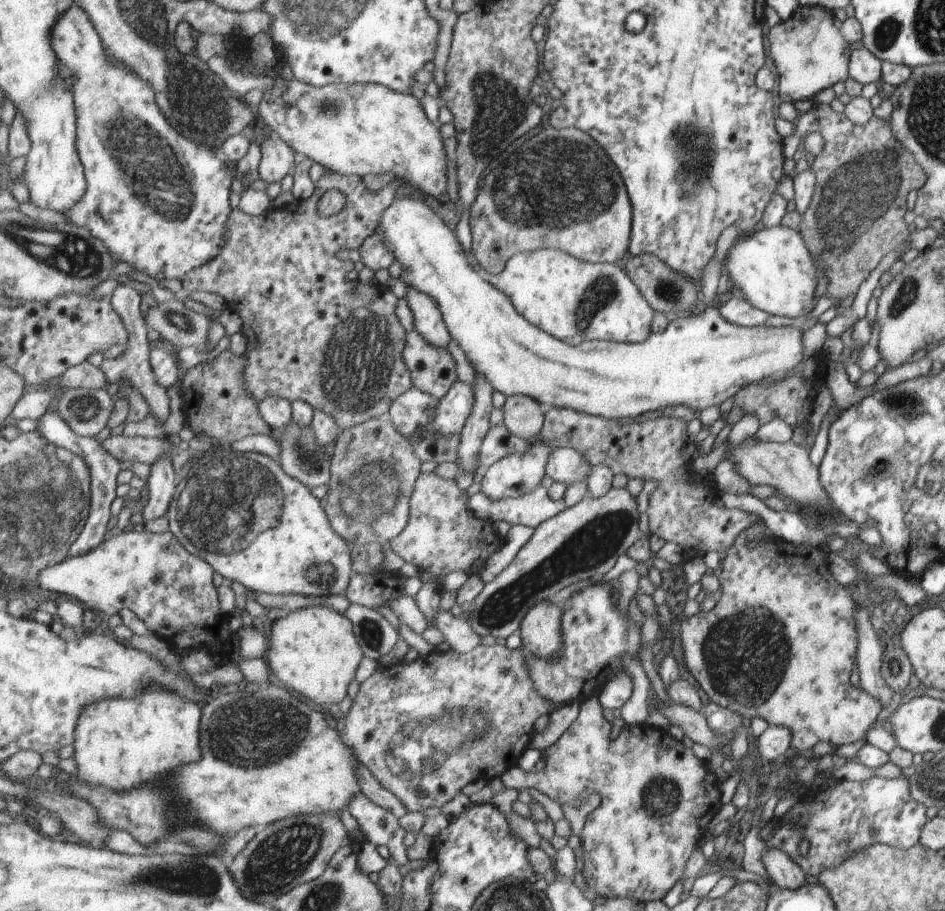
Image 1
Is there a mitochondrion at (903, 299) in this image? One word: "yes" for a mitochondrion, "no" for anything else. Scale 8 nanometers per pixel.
yes

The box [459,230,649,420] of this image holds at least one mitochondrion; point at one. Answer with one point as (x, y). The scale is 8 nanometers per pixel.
(603, 289)

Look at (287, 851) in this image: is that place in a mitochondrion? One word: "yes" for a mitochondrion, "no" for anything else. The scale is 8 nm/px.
yes

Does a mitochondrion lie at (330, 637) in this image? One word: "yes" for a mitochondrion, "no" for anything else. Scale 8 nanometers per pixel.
no

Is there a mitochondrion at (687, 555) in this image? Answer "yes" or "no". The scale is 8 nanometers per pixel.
no

